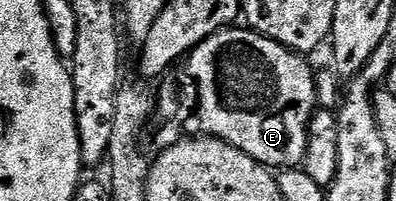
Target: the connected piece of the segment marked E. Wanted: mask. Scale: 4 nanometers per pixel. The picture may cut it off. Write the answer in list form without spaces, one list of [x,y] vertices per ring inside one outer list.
[[[249,28],[238,29],[217,30],[212,37],[198,43],[185,55],[182,74],[187,84],[194,86],[198,93],[198,118],[191,120],[190,126],[194,129],[191,131],[201,131],[203,135],[219,138],[267,168],[301,167],[310,139],[310,119],[319,105],[318,90],[314,87],[314,70],[303,55],[289,50],[284,44],[263,34],[255,34]]]

